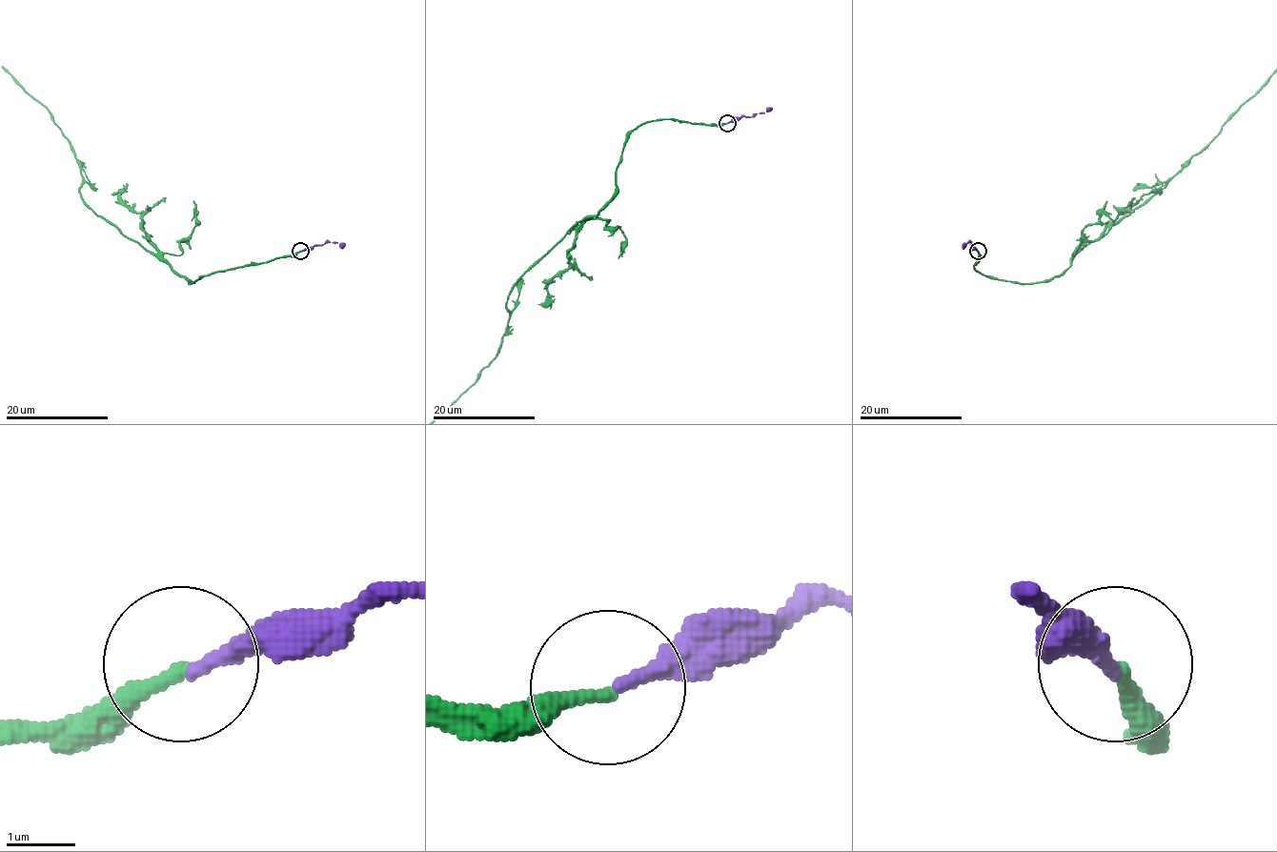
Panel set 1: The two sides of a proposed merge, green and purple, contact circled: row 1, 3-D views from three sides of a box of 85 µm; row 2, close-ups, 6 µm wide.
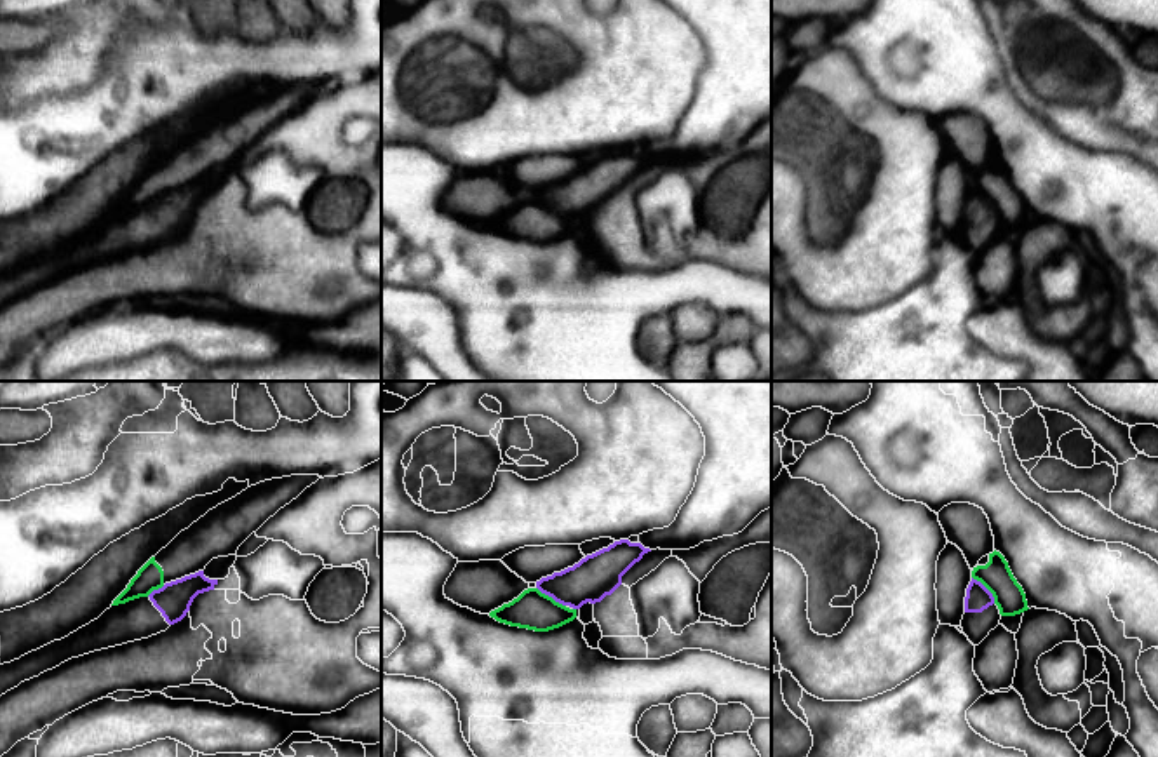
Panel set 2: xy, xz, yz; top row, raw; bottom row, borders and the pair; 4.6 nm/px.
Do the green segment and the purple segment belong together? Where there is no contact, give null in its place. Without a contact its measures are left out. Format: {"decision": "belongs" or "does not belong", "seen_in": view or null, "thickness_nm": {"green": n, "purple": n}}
{"decision": "does not belong", "seen_in": "yz", "thickness_nm": {"green": 140, "purple": 120}}

